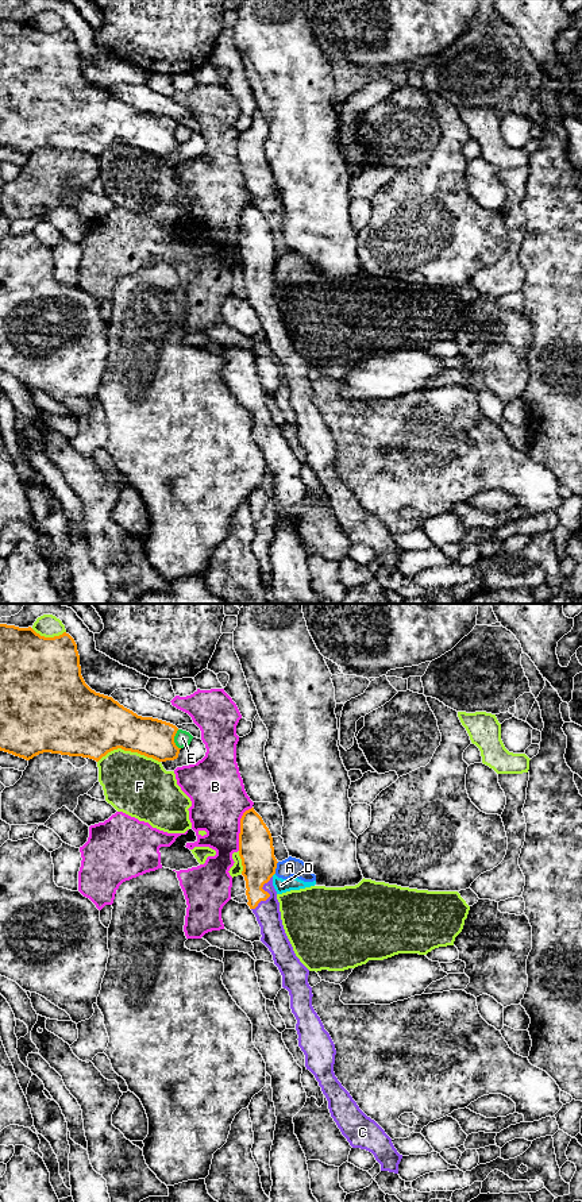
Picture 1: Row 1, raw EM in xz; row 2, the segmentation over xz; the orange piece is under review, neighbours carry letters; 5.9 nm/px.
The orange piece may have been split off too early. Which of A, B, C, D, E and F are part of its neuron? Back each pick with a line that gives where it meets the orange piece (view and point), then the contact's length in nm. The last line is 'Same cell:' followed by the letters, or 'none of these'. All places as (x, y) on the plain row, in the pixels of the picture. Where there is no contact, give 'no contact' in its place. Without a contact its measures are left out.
C: meets orange in xz at (269, 289); contact 240 nm long
Same cell: C

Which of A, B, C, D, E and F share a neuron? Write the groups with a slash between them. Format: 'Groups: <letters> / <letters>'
Groups: A D / B / C / E / F

